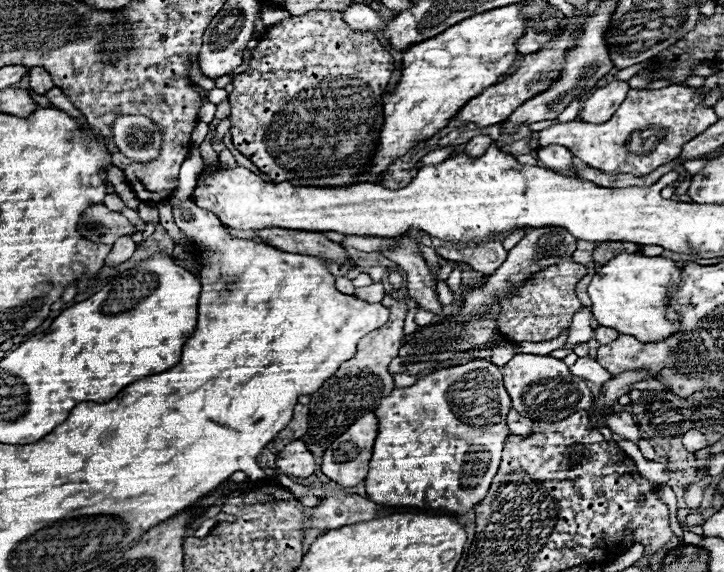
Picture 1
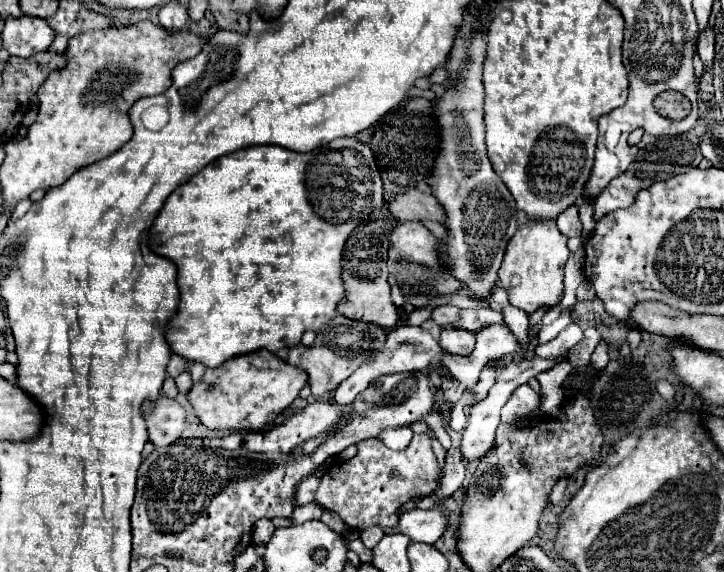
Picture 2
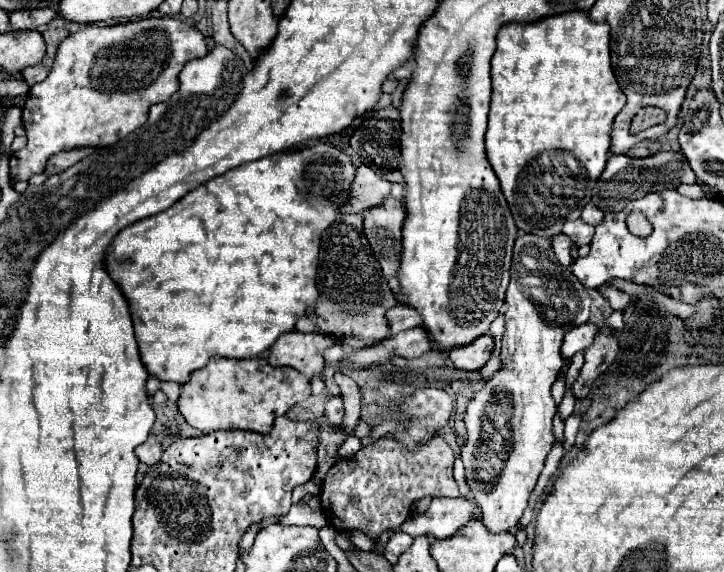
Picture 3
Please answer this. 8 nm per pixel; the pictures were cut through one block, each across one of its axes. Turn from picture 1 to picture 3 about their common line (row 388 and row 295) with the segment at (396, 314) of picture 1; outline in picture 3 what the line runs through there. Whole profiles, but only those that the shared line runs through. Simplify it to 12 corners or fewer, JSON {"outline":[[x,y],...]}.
{"outline":[[342,214],[320,236],[320,334],[350,348],[390,336],[396,304],[364,236]]}

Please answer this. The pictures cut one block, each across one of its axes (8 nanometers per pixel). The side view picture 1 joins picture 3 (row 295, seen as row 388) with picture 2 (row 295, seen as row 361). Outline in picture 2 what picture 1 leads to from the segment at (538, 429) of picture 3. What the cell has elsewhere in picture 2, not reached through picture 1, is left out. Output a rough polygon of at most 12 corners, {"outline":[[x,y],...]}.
{"outline":[[554,218],[528,220],[498,270],[510,304],[556,306],[570,256]]}

